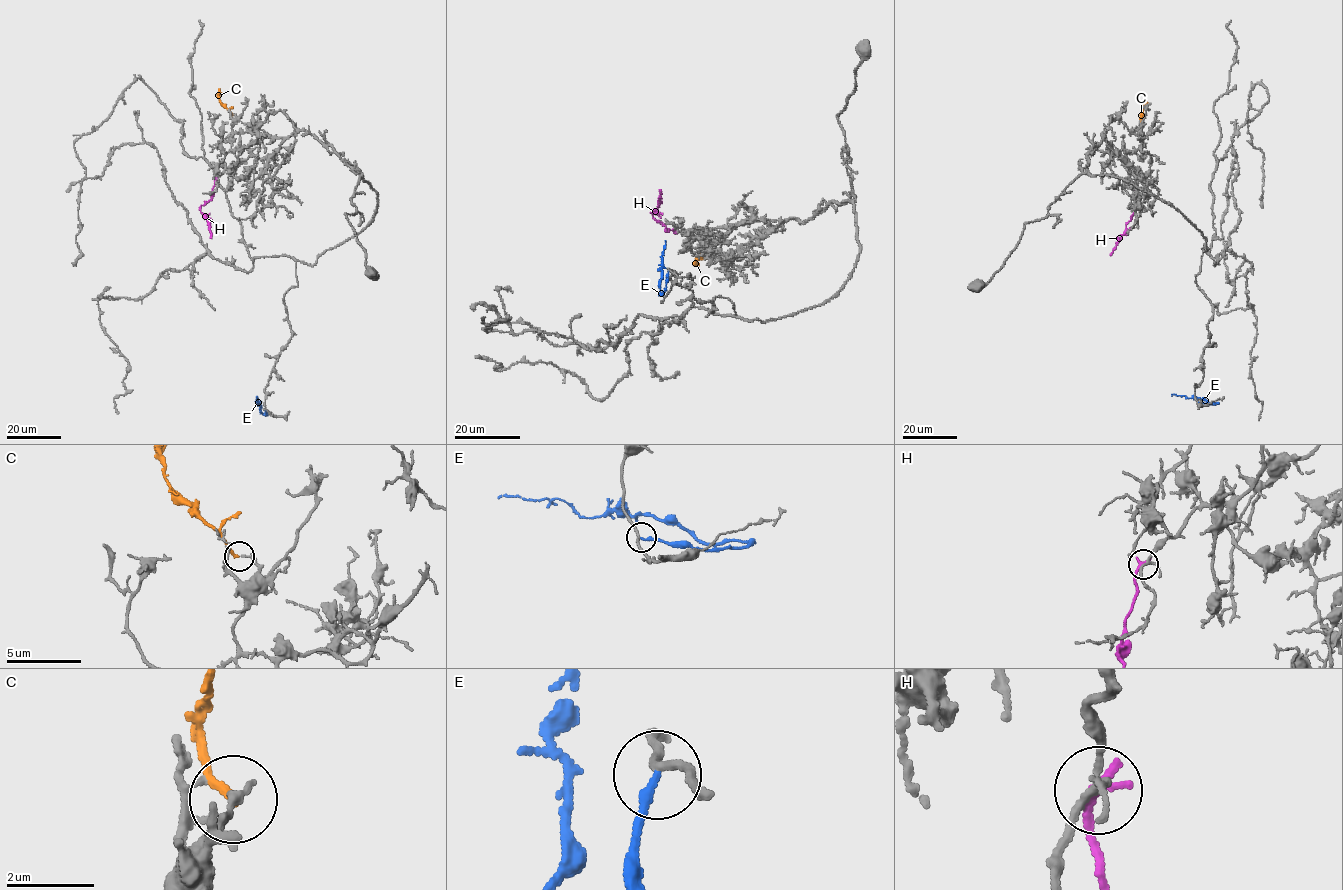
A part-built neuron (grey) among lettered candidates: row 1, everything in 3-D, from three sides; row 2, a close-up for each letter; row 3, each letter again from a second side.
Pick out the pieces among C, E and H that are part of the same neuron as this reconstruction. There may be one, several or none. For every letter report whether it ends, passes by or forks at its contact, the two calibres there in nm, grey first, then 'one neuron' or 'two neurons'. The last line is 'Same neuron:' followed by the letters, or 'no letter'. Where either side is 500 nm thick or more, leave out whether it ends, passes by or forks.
C: it ends | 100/190 nm | two neurons
E: it ends | 170/200 nm | two neurons
H: it ends | 150/300 nm | two neurons
Same neuron: no letter

